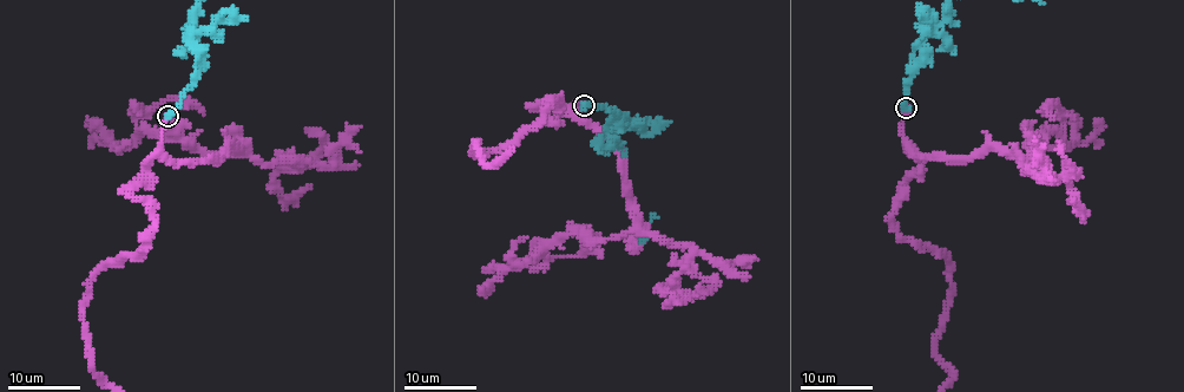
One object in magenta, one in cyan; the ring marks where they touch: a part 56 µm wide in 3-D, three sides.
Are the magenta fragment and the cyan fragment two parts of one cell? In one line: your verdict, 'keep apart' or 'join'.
join

